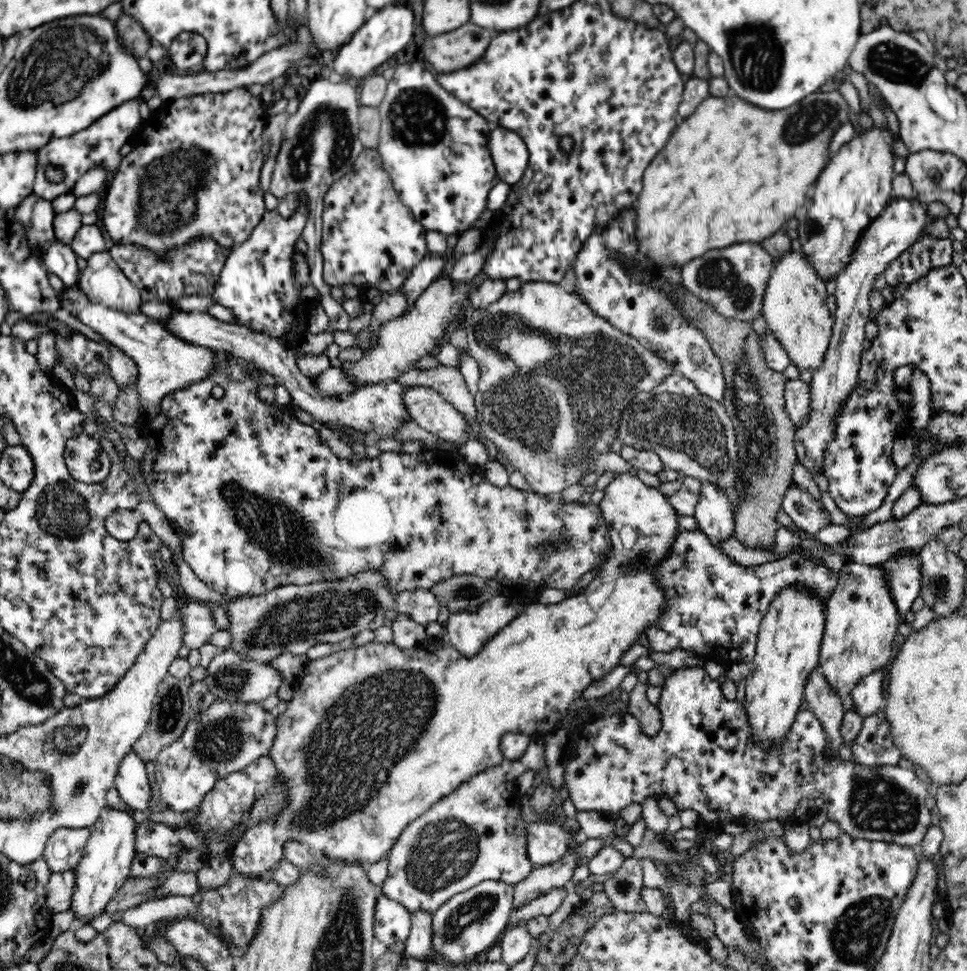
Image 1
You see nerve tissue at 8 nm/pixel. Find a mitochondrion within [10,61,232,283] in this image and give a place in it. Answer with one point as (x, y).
(168, 192)

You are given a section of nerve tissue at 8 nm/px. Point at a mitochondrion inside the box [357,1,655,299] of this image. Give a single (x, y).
(417, 116)

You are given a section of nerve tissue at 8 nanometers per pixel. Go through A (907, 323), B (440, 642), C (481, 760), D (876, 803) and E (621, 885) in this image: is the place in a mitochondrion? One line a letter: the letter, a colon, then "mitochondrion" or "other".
A: other
B: other
C: other
D: mitochondrion
E: mitochondrion

